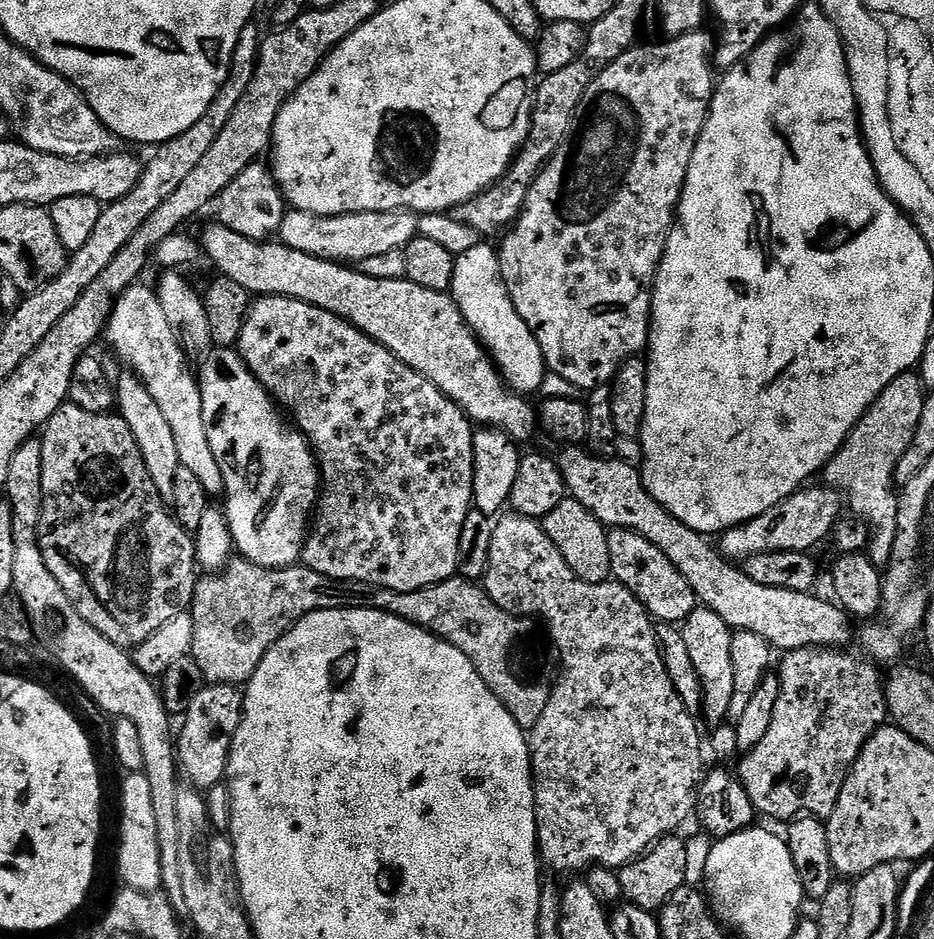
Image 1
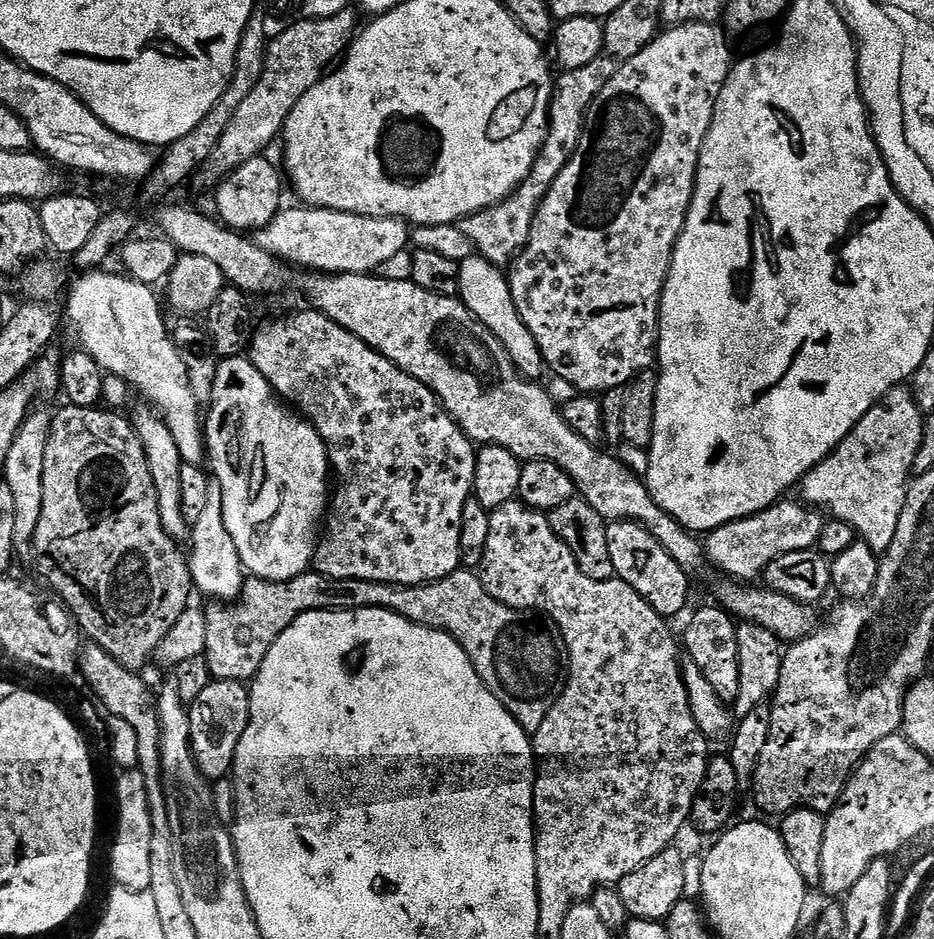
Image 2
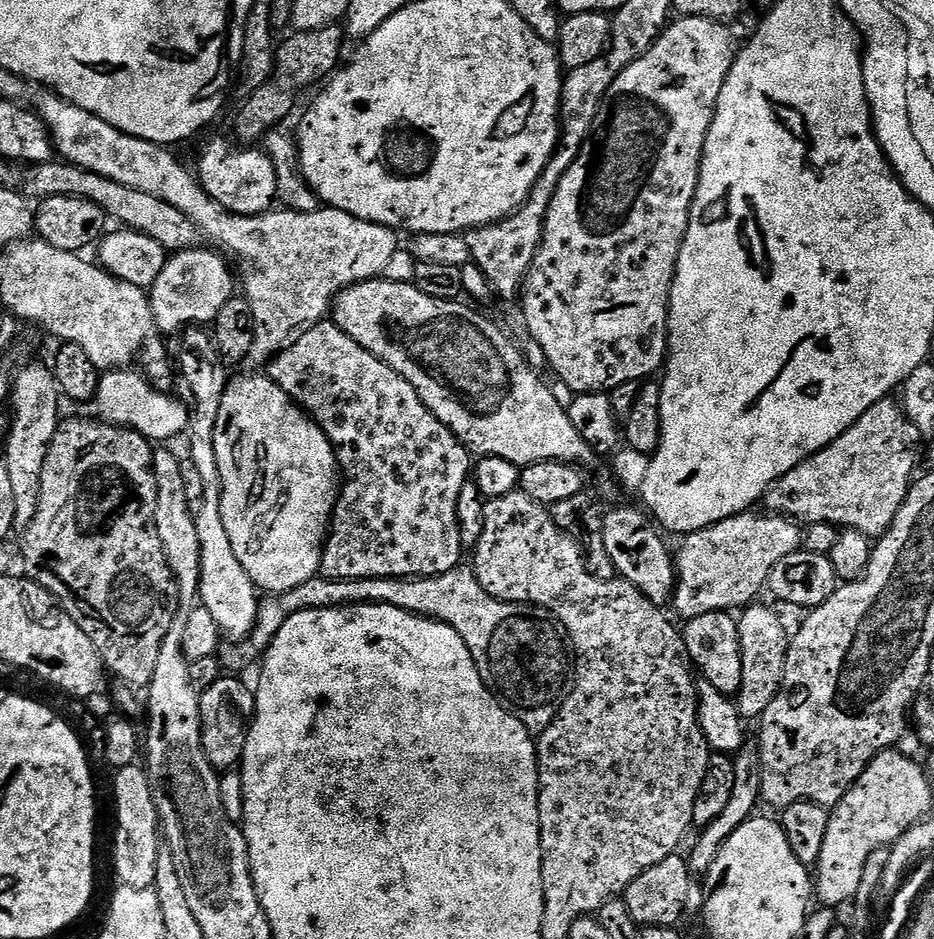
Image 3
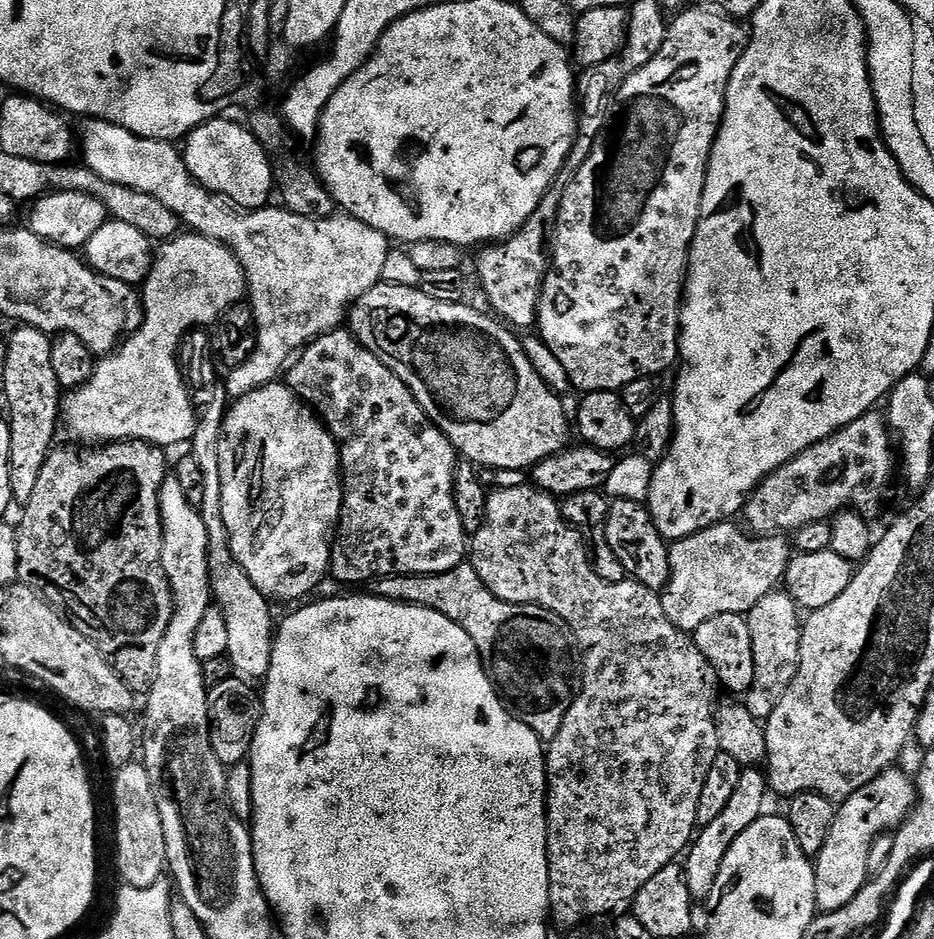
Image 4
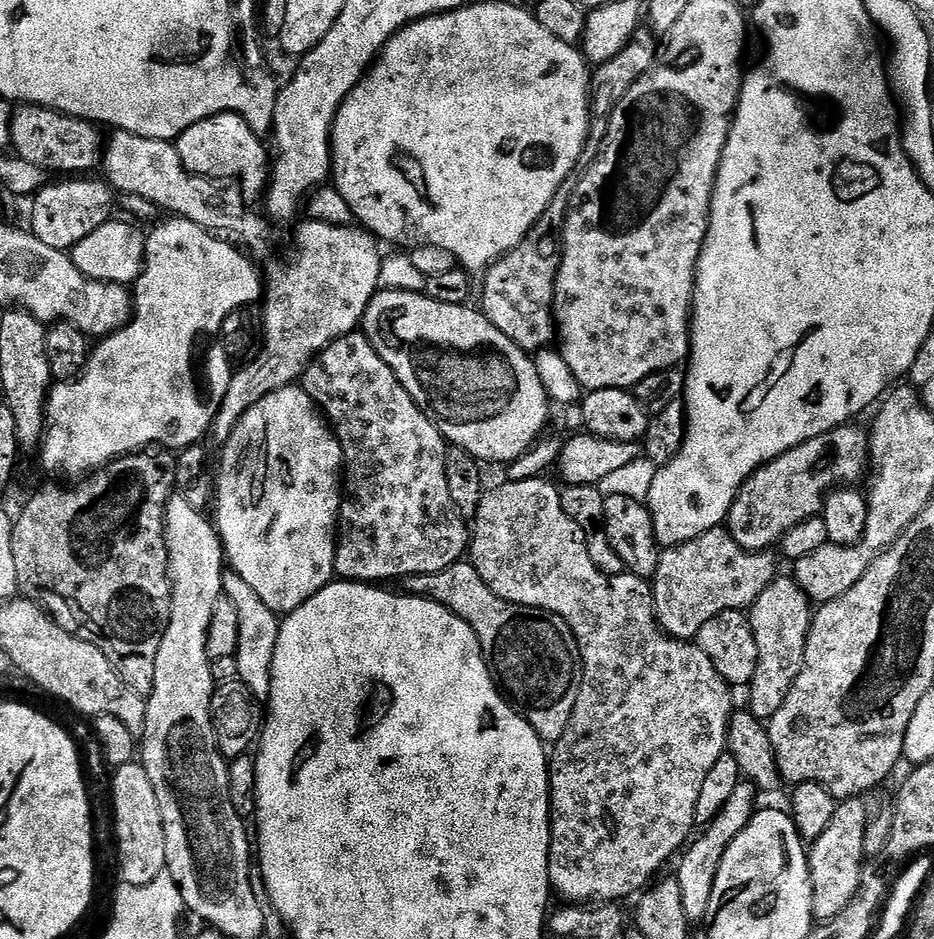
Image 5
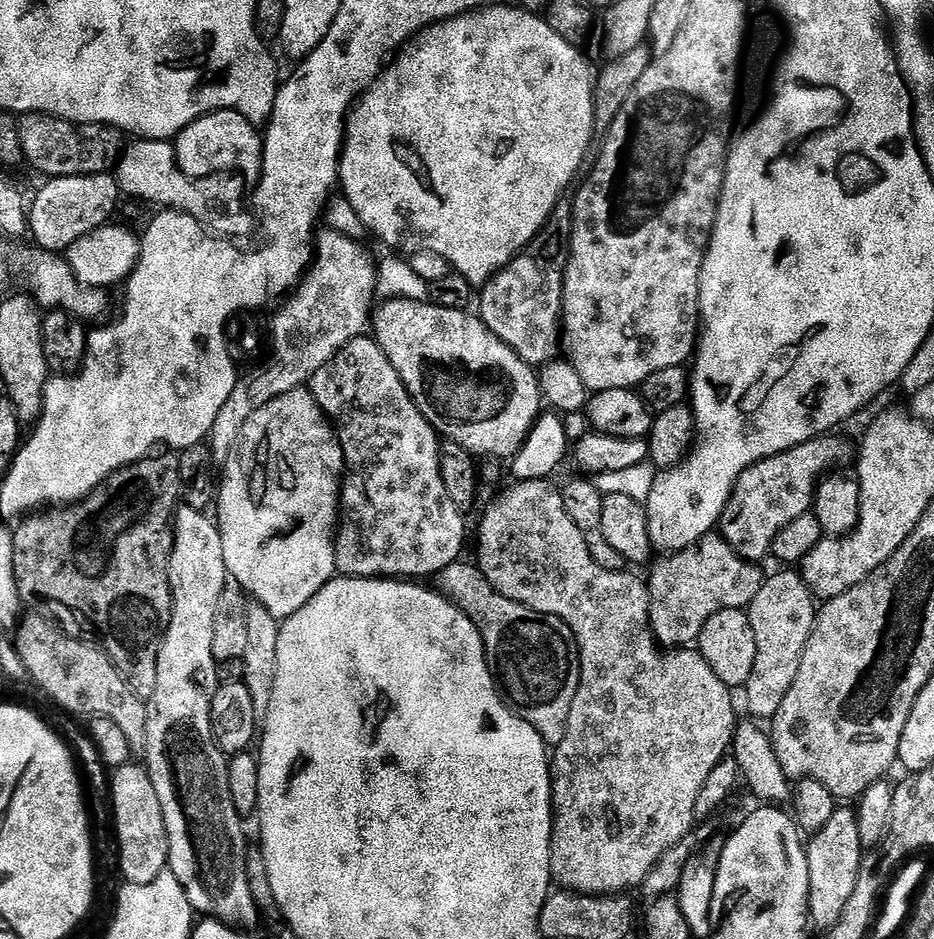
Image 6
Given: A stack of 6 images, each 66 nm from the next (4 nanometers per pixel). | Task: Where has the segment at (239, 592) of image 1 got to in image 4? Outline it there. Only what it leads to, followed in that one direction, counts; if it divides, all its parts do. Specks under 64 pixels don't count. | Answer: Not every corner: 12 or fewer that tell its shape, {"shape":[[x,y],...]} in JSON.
{"shape":[[468,562],[381,576],[371,595],[438,610],[541,741],[578,691],[561,616],[499,600]]}

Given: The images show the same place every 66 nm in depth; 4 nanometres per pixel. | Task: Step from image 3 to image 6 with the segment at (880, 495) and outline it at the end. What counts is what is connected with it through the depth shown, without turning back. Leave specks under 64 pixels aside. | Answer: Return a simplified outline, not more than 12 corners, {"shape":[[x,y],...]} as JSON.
{"shape":[[828,434],[736,479],[718,532],[760,562],[813,507],[836,460]]}

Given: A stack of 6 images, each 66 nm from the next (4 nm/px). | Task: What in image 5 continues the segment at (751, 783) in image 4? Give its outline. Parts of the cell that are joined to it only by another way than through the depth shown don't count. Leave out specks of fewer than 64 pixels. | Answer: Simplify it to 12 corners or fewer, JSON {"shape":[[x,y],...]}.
{"shape":[[742,782],[683,849],[682,906],[707,921],[714,878],[730,842],[757,812],[756,785]]}

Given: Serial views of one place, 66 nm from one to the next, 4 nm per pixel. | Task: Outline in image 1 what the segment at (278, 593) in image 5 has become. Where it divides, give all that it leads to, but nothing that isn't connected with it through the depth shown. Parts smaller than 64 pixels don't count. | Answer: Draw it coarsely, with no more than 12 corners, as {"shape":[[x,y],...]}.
{"shape":[[239,351],[198,365],[235,551],[291,568],[316,453]]}

